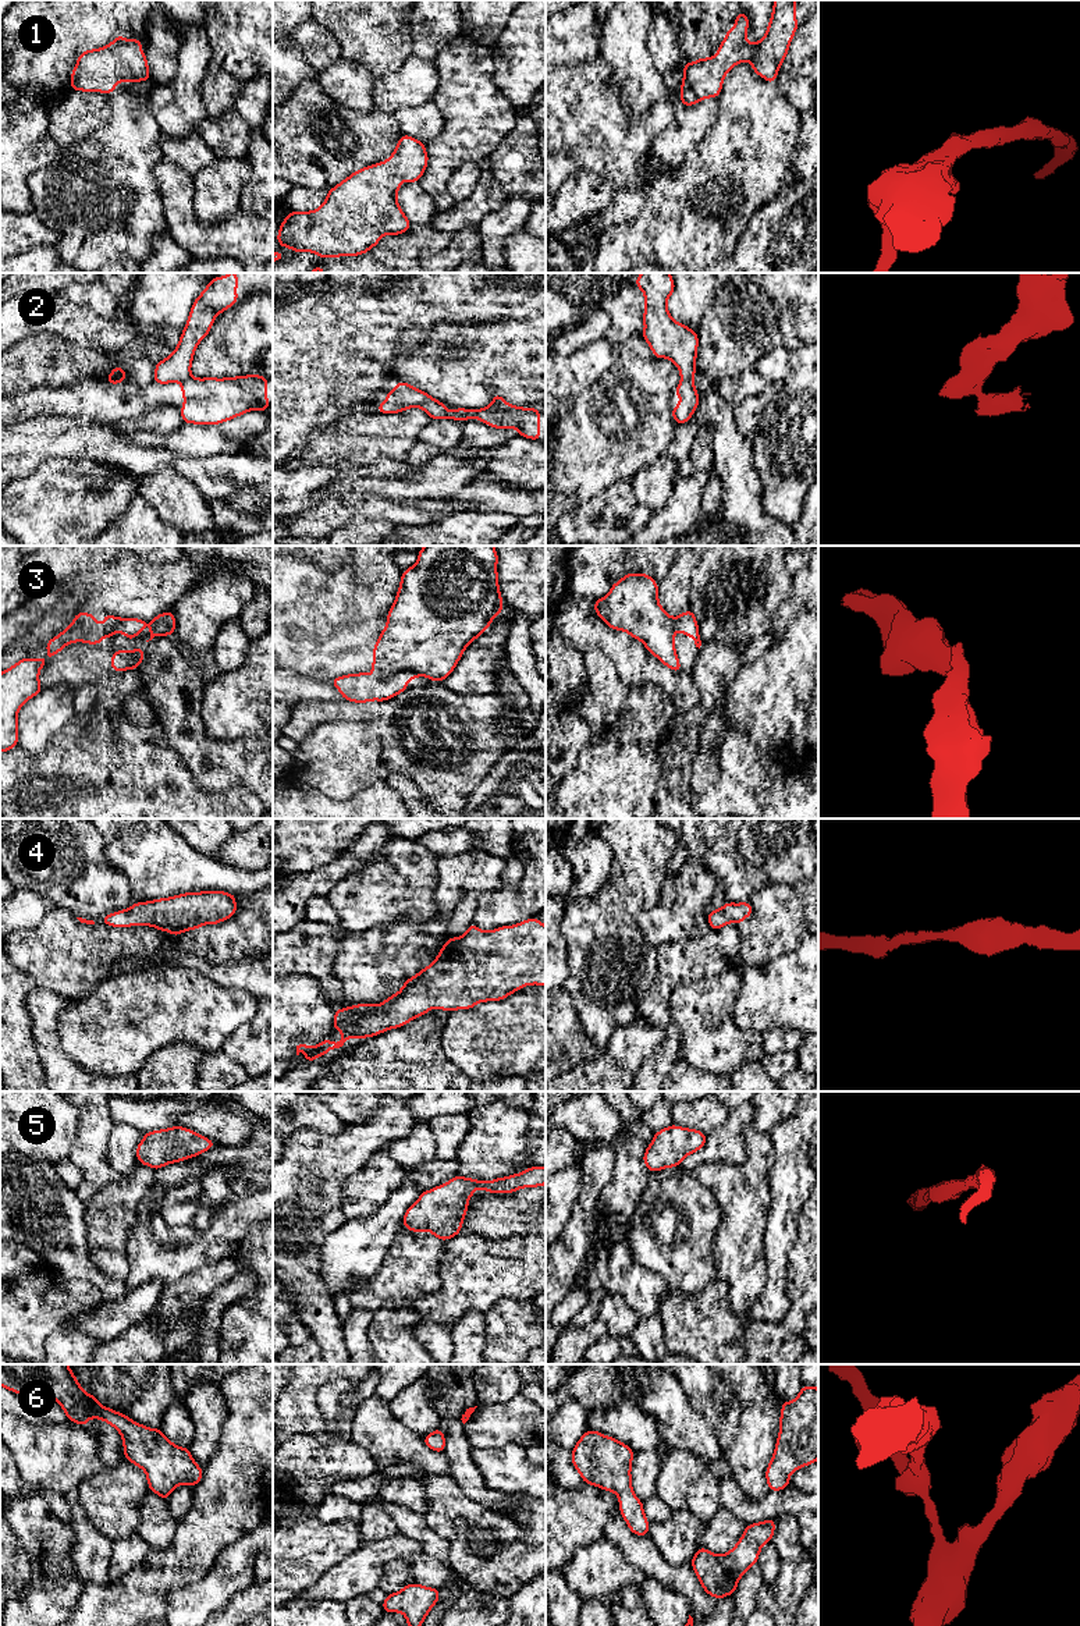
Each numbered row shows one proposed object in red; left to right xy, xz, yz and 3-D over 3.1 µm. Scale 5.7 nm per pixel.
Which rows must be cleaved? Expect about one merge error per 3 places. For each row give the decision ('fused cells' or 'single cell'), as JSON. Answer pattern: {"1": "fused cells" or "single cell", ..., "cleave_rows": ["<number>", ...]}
{"1": "single cell", "2": "fused cells", "3": "single cell", "4": "single cell", "5": "single cell", "6": "single cell", "cleave_rows": ["2"]}

